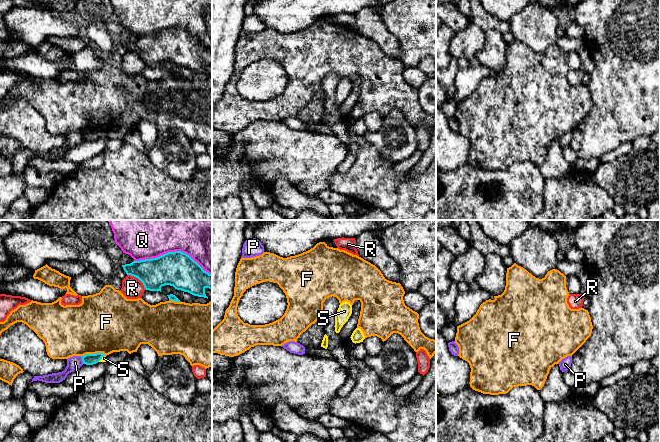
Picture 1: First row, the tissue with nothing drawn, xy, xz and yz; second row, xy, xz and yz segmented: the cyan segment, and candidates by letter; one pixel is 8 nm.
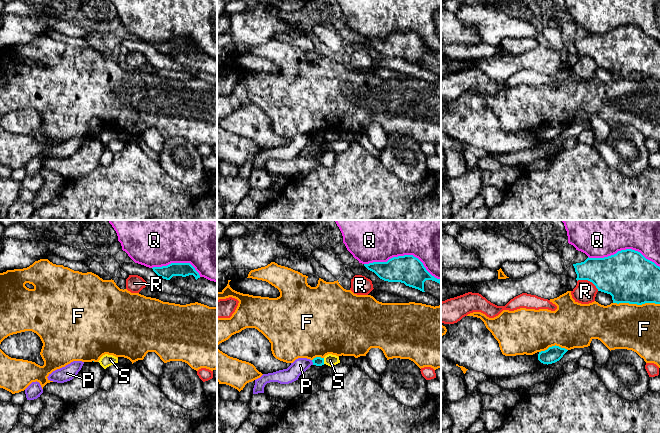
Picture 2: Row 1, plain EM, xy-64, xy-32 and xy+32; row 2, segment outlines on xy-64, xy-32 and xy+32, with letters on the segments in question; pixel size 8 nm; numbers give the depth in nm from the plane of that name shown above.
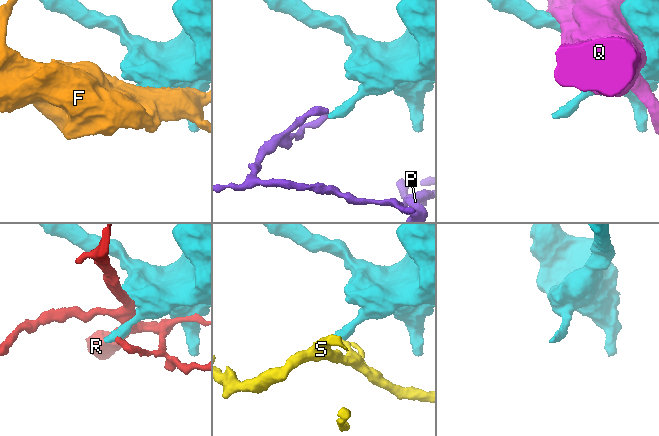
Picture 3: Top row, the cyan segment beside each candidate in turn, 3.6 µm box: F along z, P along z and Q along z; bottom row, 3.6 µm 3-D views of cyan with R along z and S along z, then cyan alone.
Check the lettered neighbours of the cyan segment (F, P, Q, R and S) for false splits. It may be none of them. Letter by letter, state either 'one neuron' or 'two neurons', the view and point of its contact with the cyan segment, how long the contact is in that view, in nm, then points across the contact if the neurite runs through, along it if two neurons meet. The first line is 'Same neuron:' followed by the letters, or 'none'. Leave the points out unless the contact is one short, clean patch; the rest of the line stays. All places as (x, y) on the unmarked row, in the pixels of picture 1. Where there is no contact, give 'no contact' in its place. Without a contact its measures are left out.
Same neuron: none
F: two neurons | xy (93, 130) | 200 nm
P: two neurons | xy (82, 136) | 60 nm | along xy (81, 133), (83, 139)
Q: two neurons | xy (173, 28) | 650 nm
R: two neurons | xy (138, 54) | 200 nm | along xy (127, 50), (135, 52), (146, 65)
S: two neurons | xy (101, 134) | 80 nm | along xy (104, 131), (98, 137)

